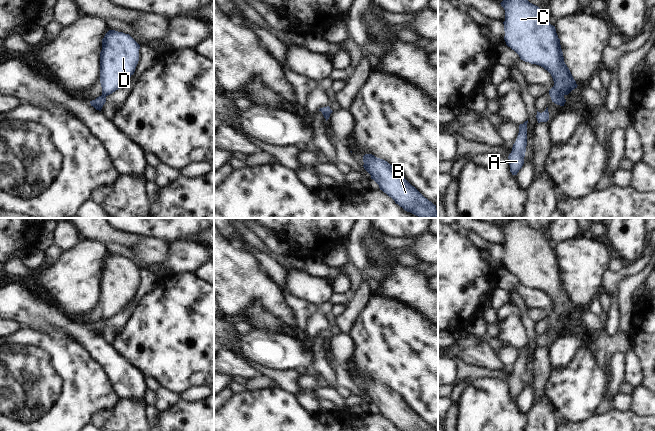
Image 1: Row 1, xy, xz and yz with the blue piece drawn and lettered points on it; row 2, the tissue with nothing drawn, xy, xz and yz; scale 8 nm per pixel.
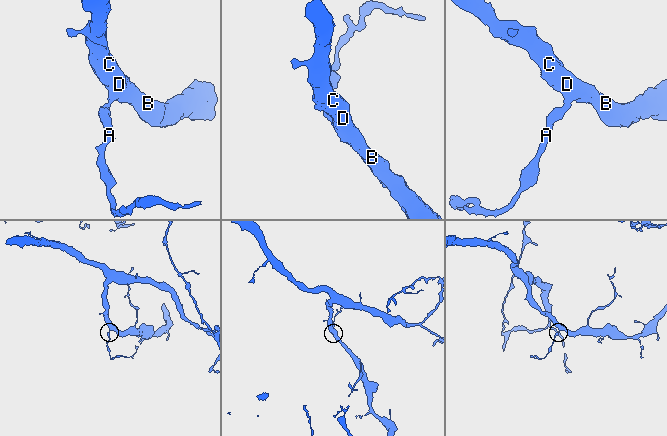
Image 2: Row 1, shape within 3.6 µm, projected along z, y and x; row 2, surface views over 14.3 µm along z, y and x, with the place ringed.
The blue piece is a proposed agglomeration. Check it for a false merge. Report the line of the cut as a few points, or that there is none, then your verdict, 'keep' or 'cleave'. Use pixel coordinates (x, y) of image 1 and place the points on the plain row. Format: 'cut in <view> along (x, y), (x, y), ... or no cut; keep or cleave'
no cut; keep

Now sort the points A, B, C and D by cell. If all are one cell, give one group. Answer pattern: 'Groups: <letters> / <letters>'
Groups: A B C D.

